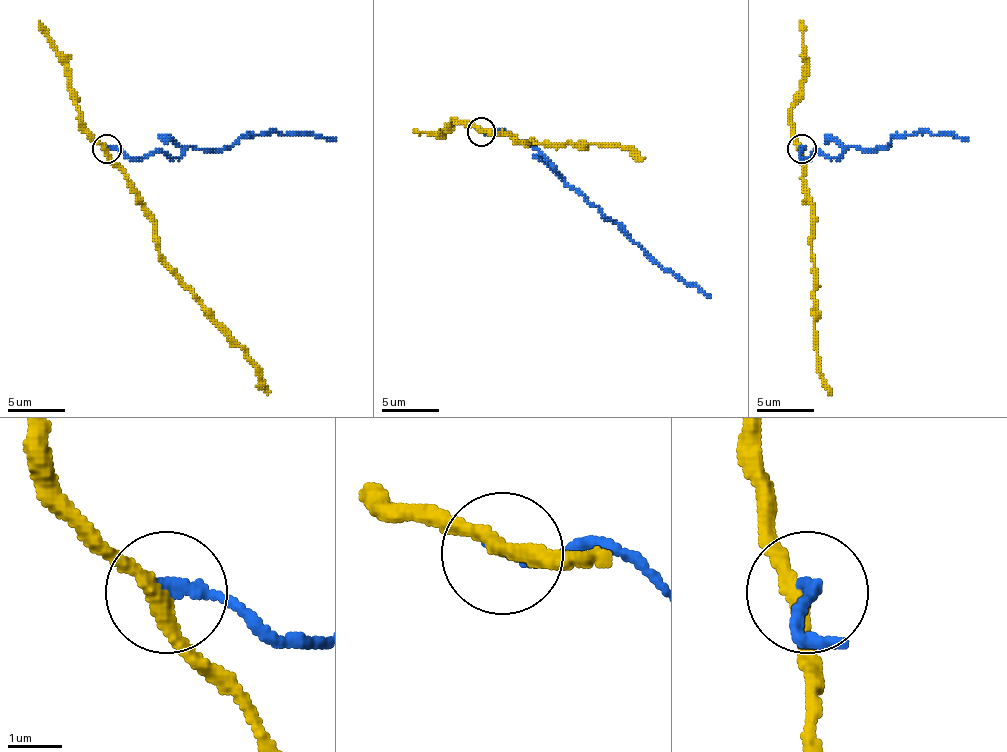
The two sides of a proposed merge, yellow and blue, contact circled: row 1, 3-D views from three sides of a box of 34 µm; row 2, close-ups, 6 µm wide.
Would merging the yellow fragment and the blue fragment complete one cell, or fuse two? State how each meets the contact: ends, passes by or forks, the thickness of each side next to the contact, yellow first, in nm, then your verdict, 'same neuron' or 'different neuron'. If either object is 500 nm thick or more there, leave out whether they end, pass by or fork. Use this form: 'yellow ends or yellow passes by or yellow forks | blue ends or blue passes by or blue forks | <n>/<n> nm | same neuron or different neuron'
yellow passes by | blue ends | 260/240 nm | different neuron

